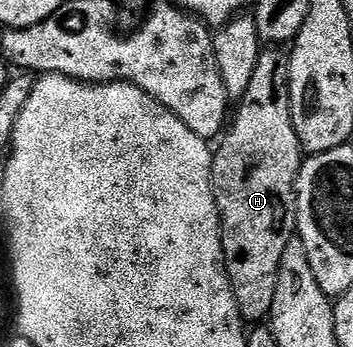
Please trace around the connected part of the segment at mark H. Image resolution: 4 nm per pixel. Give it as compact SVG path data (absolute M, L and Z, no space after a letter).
M282 48L263 49L260 60L256 64L256 72L248 84L248 92L237 99L236 106L238 111L233 111L232 121L228 129L221 135L220 141L214 150L214 163L212 164L212 180L214 186L214 199L218 205L218 215L222 221L222 251L226 261L226 275L230 278L230 287L234 293L234 299L238 305L238 311L243 319L250 324L258 324L263 320L269 319L270 309L272 308L272 296L276 296L276 276L280 276L280 256L284 256L284 248L288 248L290 239L296 234L296 211L298 200L294 193L294 185L298 183L298 173L304 161L304 151L300 140L296 136L296 128L292 128L292 108L290 107L290 56Z

